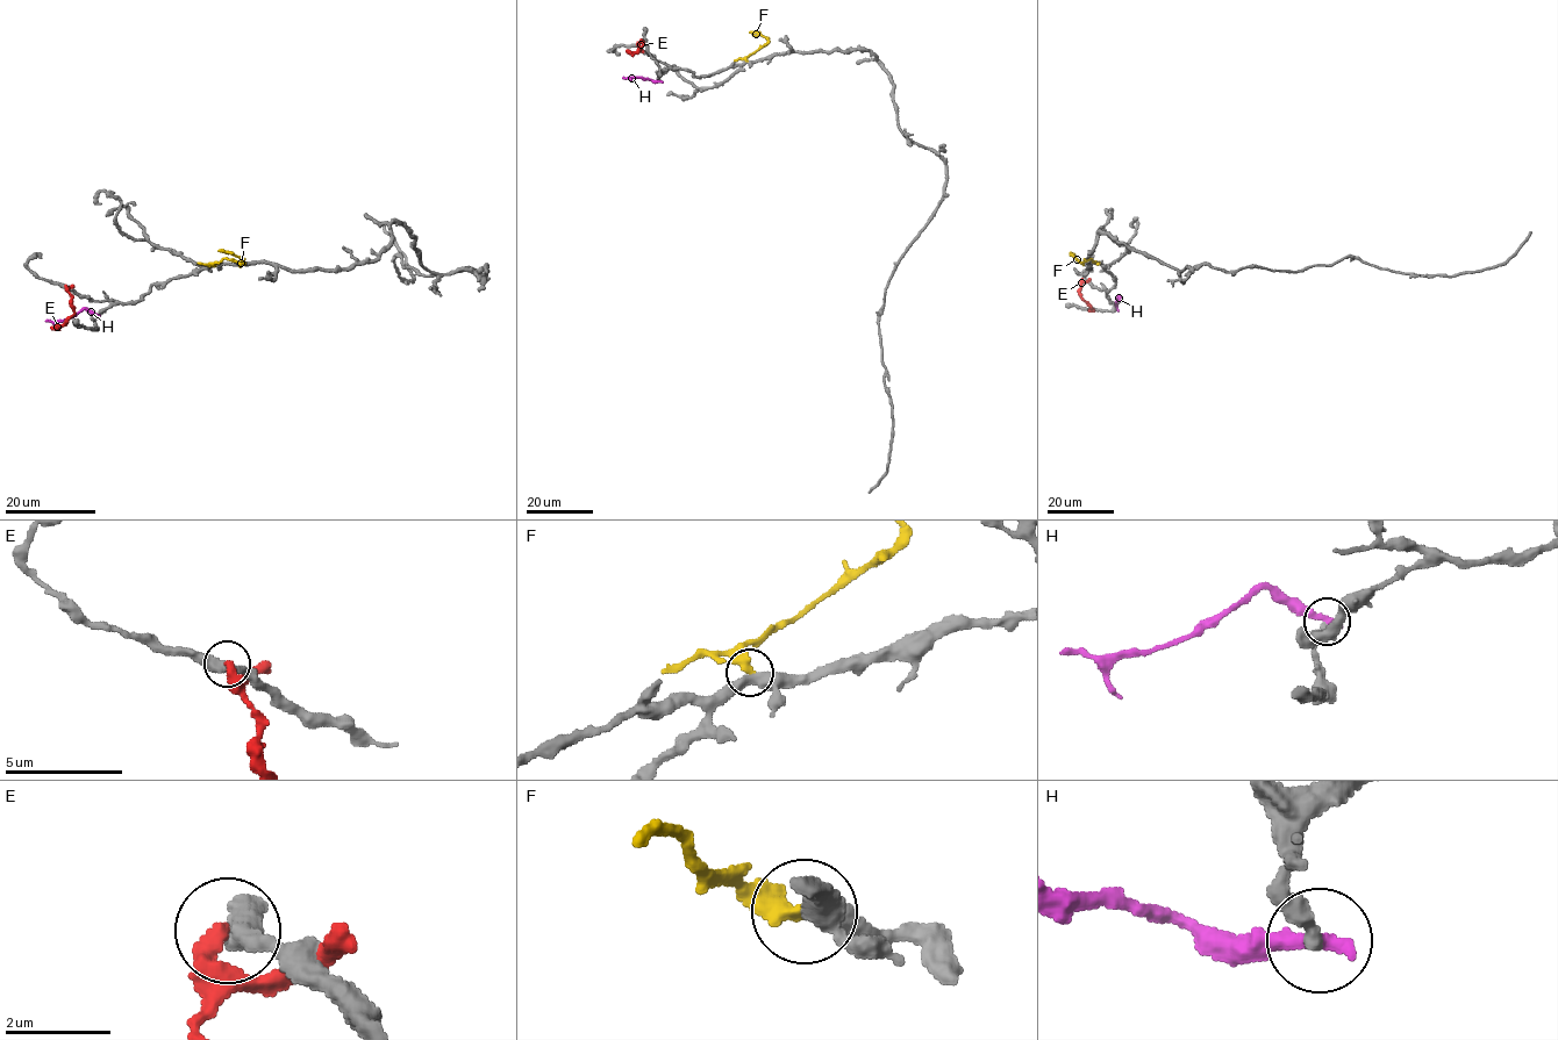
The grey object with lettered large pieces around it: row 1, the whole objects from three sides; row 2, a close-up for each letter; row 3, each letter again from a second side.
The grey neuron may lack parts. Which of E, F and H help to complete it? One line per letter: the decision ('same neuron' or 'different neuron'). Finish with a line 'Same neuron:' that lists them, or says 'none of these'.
E: different neuron
F: different neuron
H: different neuron
Same neuron: none of these

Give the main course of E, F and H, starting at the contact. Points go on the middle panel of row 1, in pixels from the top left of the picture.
E: (637, 44), (644, 44), (635, 52), (627, 50)
F: (747, 61), (767, 41), (750, 33)
H: (660, 81), (622, 78)

